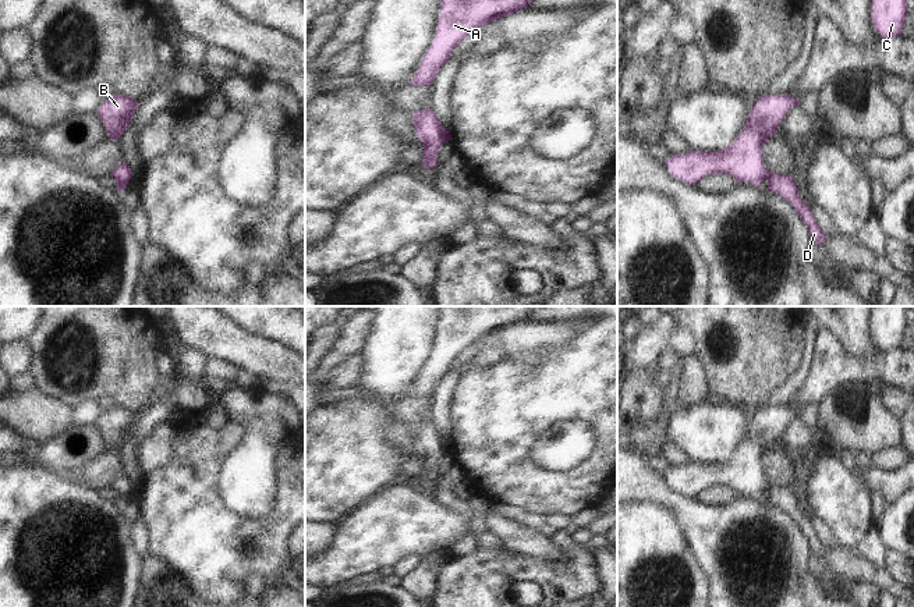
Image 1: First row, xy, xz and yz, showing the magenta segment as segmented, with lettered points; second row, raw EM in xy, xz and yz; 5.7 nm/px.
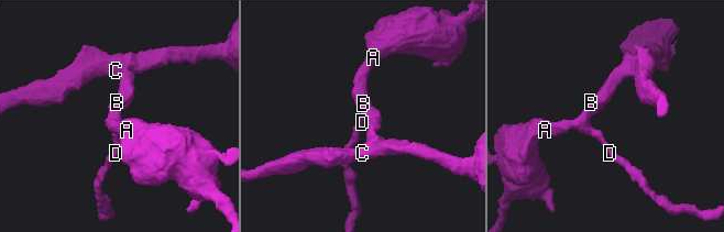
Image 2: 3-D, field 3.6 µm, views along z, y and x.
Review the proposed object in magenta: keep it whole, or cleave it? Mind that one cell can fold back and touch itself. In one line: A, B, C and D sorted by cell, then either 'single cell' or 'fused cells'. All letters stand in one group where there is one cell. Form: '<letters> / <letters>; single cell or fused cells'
A B C D; single cell

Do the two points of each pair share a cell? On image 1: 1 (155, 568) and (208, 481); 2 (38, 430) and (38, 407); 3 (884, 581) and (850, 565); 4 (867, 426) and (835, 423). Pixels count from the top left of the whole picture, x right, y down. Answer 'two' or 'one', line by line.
1: two
2: one
3: one
4: one

